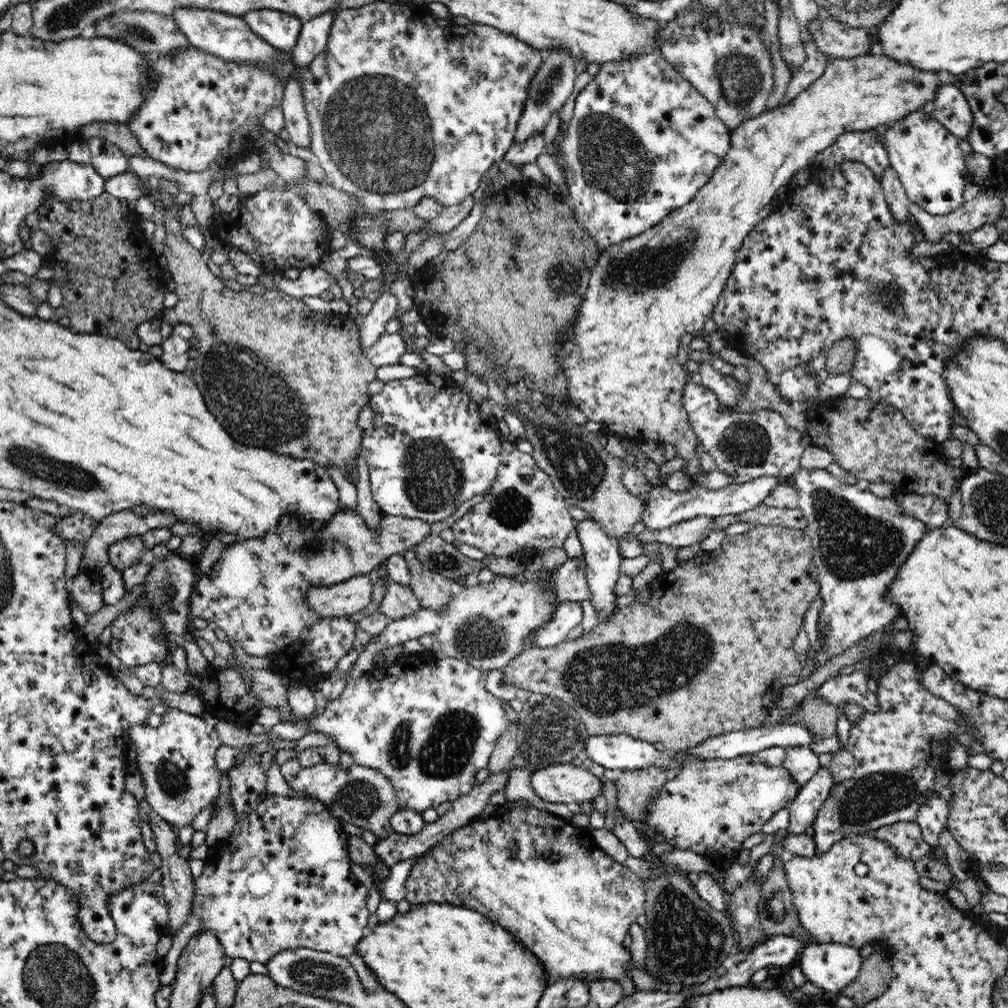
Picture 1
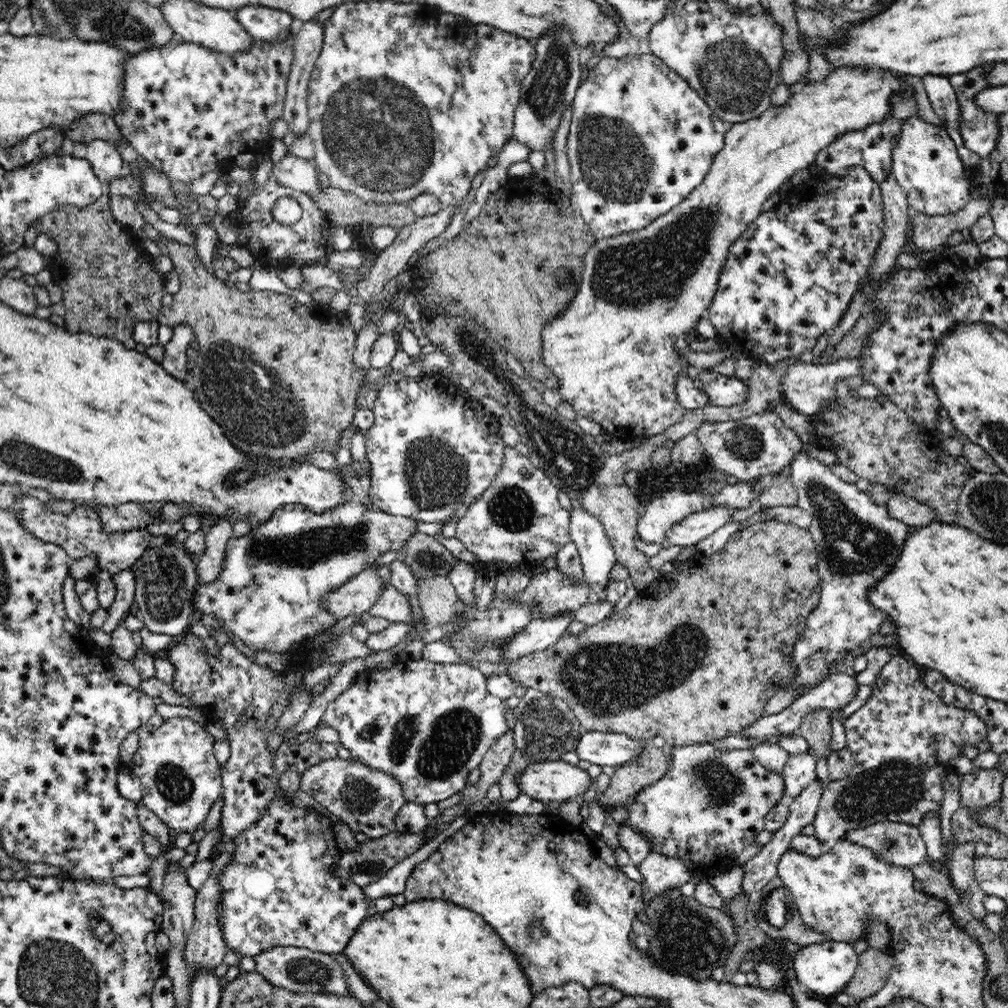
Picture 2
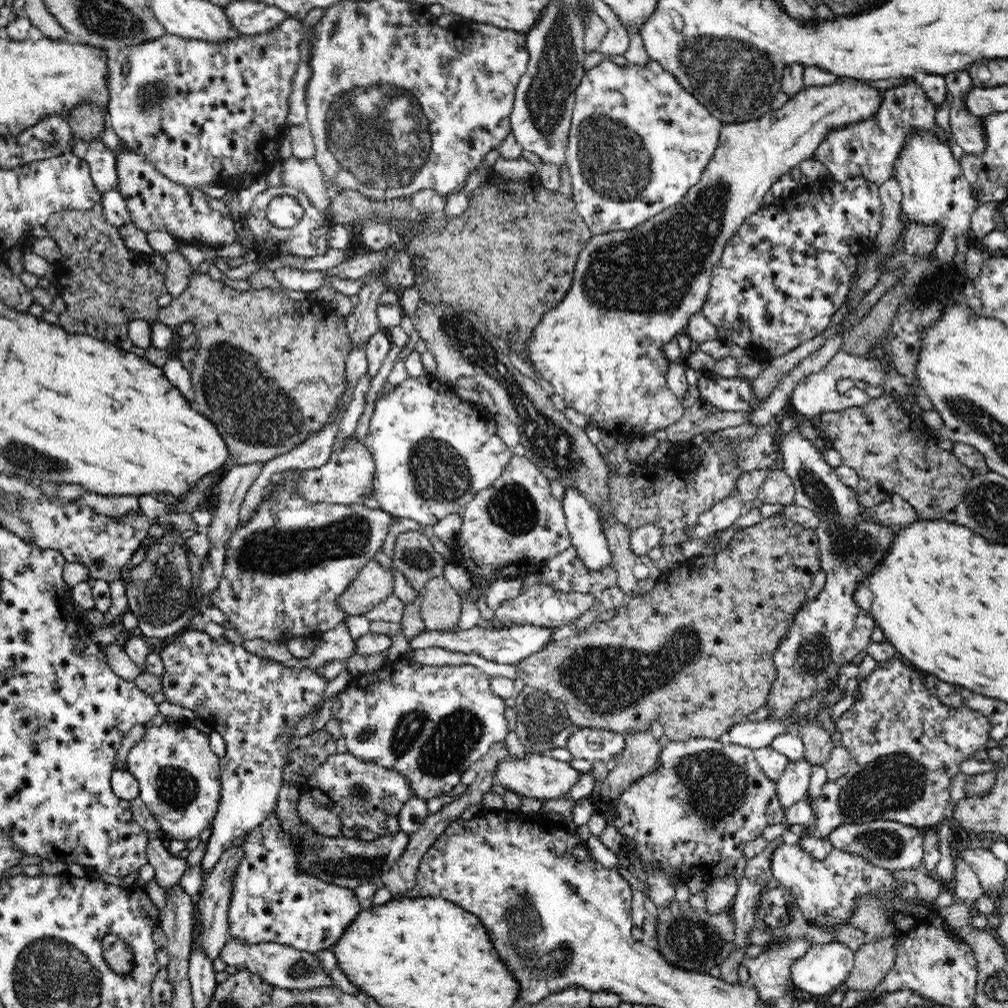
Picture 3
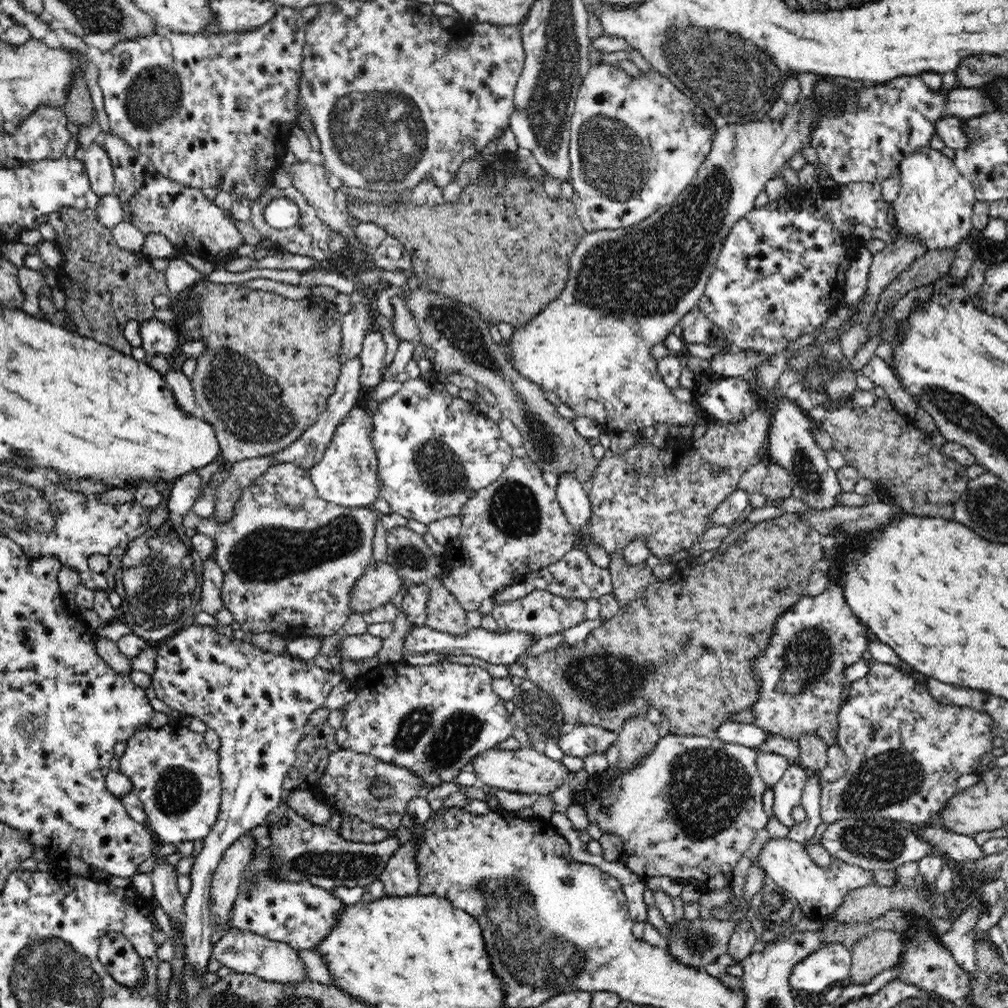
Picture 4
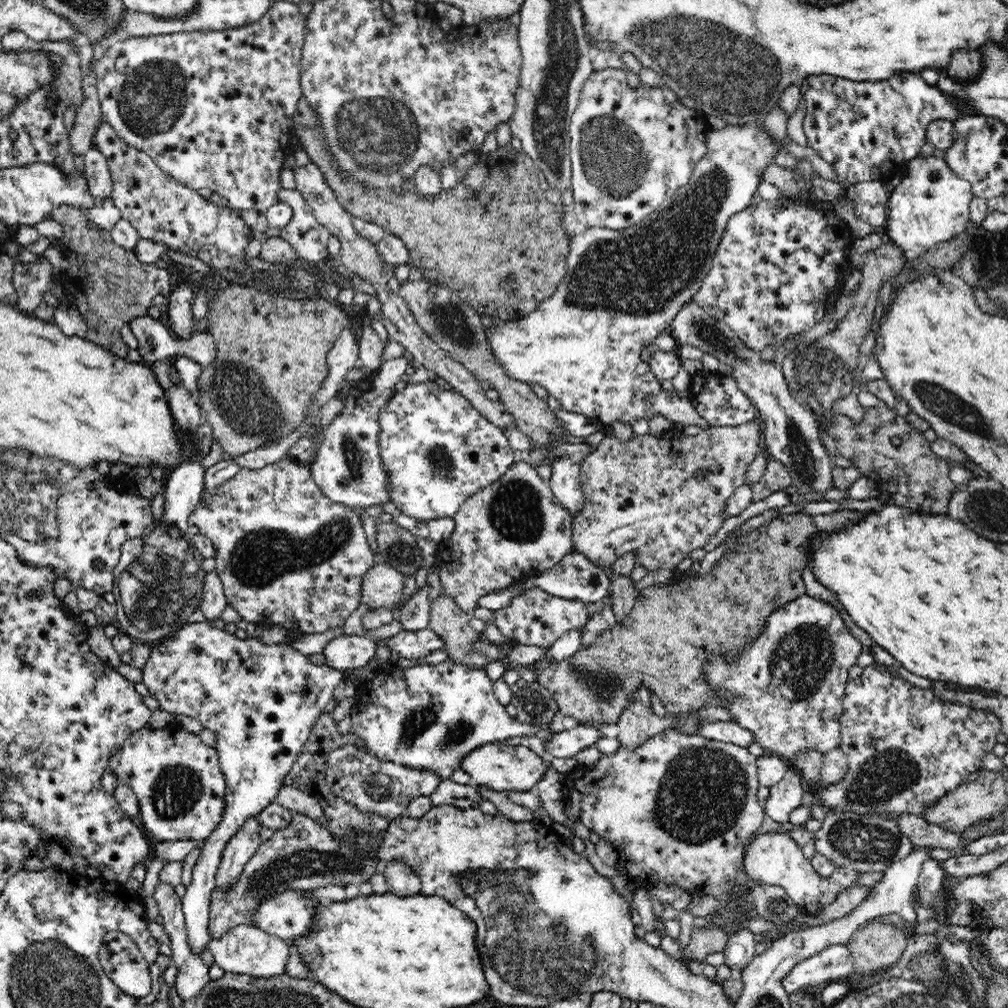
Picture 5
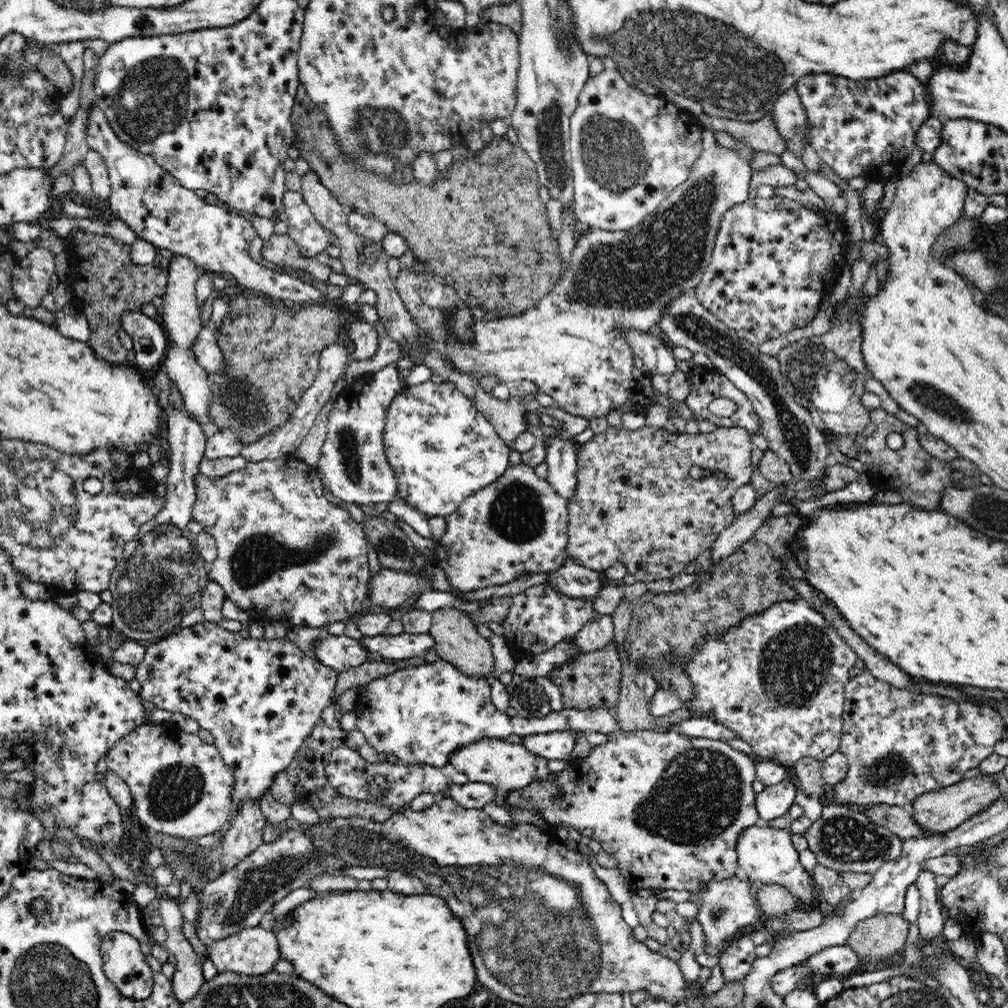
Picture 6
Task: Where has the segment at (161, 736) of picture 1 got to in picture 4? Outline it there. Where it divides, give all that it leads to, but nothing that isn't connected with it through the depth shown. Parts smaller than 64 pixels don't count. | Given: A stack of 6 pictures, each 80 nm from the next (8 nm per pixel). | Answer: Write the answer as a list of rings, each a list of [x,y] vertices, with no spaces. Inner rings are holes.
[[[169,722],[157,729],[147,727],[135,732],[121,749],[119,771],[130,778],[131,791],[141,800],[149,830],[162,843],[175,845],[206,838],[220,814],[222,787],[219,753],[208,748],[203,734],[188,729],[180,722]]]

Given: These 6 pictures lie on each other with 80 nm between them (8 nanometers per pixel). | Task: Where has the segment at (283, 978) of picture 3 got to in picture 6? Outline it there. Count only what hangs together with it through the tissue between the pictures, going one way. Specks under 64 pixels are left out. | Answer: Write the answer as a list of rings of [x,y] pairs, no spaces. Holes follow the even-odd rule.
[[[264,925],[242,928],[222,940],[208,946],[208,958],[219,973],[242,973],[248,976],[264,975],[273,971],[273,966],[282,959],[282,949],[274,930]]]

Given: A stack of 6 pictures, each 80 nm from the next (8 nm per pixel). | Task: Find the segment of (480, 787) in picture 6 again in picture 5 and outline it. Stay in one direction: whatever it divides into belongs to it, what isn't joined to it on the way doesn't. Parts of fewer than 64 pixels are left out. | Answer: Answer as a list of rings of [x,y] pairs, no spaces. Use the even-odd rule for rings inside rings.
[[[449,778],[442,780],[429,797],[433,806],[451,804],[461,809],[478,807],[482,802],[480,790],[476,786],[458,784]]]

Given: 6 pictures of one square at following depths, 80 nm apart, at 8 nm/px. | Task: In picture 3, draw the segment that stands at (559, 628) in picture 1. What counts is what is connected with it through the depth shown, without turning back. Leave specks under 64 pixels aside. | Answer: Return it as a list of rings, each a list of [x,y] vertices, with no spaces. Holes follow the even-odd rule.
[[[526,625],[512,626],[503,631],[489,631],[476,627],[468,630],[459,630],[460,632],[435,631],[425,629],[422,634],[414,636],[409,643],[411,650],[419,650],[431,647],[440,647],[448,651],[476,654],[486,660],[496,662],[496,664],[513,664],[516,665],[522,659],[536,654],[543,650],[544,646],[550,642],[550,637],[554,628],[542,628],[541,626]]]

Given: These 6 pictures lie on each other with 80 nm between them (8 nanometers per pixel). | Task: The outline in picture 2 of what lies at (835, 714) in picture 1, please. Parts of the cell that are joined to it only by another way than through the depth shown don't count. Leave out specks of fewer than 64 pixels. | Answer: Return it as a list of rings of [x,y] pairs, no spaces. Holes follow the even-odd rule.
[[[817,709],[811,711],[801,723],[798,733],[806,740],[808,752],[818,758],[827,758],[831,753],[832,710]]]

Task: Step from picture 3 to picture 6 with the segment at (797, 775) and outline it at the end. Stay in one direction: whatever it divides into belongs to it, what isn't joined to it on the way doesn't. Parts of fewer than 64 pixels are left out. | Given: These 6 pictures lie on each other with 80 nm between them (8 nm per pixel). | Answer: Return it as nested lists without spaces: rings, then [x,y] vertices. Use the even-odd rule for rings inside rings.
[[[789,773],[778,784],[765,786],[761,792],[756,793],[755,803],[759,811],[759,818],[763,822],[785,816],[792,804],[796,803],[794,797],[797,788],[793,774]]]

